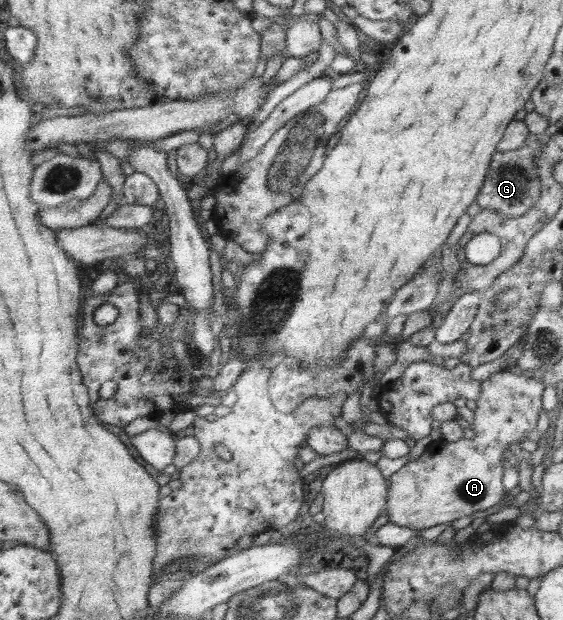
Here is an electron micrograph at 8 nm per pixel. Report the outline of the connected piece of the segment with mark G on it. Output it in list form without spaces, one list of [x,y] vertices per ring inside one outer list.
[[[529,135],[522,147],[507,152],[496,152],[491,157],[482,187],[475,199],[481,210],[495,211],[507,218],[519,217],[538,203],[542,182],[537,178],[536,158],[542,153],[544,144],[543,139]]]

